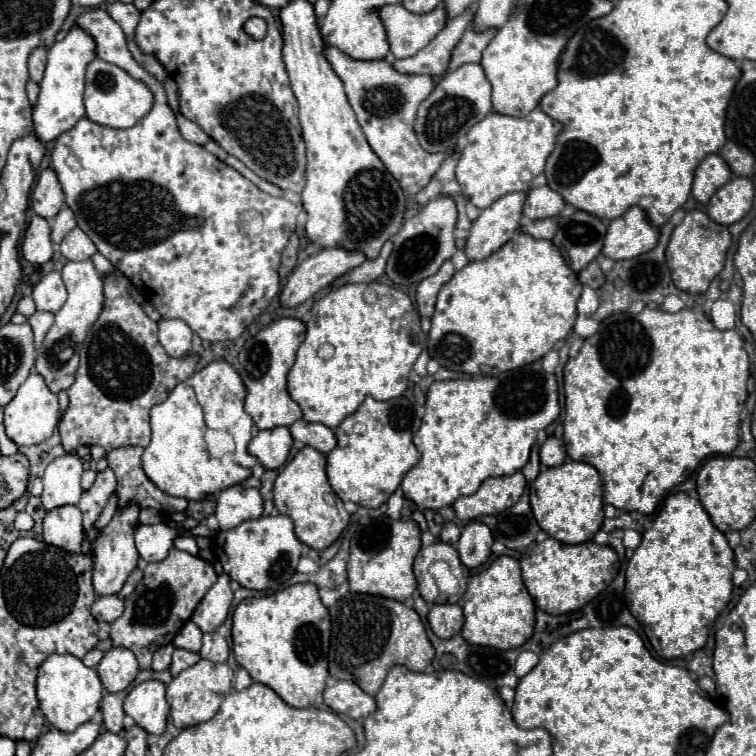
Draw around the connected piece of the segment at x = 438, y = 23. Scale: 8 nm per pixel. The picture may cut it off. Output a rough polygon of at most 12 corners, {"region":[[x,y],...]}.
{"region":[[384,5],[378,17],[396,59],[426,47],[446,25],[442,5],[414,15]]}

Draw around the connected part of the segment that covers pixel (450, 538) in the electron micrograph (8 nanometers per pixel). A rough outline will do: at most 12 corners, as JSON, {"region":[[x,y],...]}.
{"region":[[456,523],[442,527],[440,539],[456,547],[460,529]]}

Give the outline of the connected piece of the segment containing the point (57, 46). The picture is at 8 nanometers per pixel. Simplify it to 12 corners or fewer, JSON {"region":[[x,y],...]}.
{"region":[[74,25],[48,49],[34,133],[54,141],[84,117],[96,41]]}

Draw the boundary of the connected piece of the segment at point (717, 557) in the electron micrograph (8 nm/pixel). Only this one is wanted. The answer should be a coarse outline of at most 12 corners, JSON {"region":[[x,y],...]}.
{"region":[[666,497],[626,567],[662,659],[704,647],[734,551],[698,499]]}

